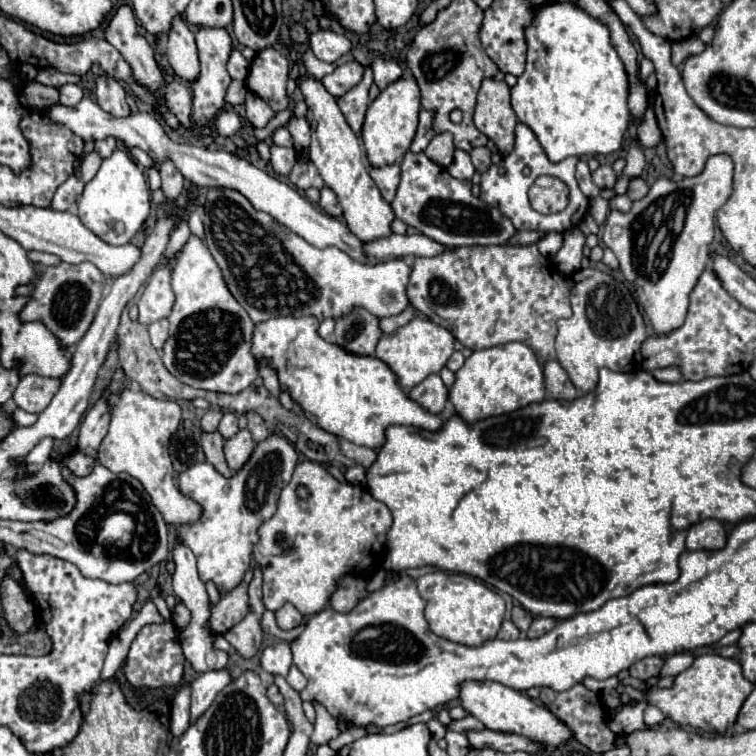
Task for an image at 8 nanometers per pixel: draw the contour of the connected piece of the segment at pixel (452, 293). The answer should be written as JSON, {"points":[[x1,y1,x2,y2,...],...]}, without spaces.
{"points":[[536,245,530,247,458,247,446,251,446,255,436,257,418,257,412,265,412,275,408,283,408,299,414,309,424,313,430,321,448,329,464,347,486,349,510,341,526,343,544,365,550,359,556,359,554,339,558,333,556,321,570,317,570,289,564,275,556,265,540,255]]}

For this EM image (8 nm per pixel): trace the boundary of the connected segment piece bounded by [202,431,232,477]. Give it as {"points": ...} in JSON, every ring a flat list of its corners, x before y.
{"points":[[218,431,202,433,202,449,206,453,206,459,216,467,218,473,222,473,226,477,232,475,232,471,228,469,226,459,224,459,224,439]]}

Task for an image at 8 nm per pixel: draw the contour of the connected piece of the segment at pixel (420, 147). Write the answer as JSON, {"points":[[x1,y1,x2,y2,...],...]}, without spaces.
{"points":[[428,109,420,111,420,123,418,123,418,131,416,131,416,137,412,141,410,151,424,151,426,149,426,145,434,137,432,119,434,119,434,111,428,111]]}

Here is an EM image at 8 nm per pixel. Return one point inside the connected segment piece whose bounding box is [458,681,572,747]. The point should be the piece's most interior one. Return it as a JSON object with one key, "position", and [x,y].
{"position":[500,708]}

